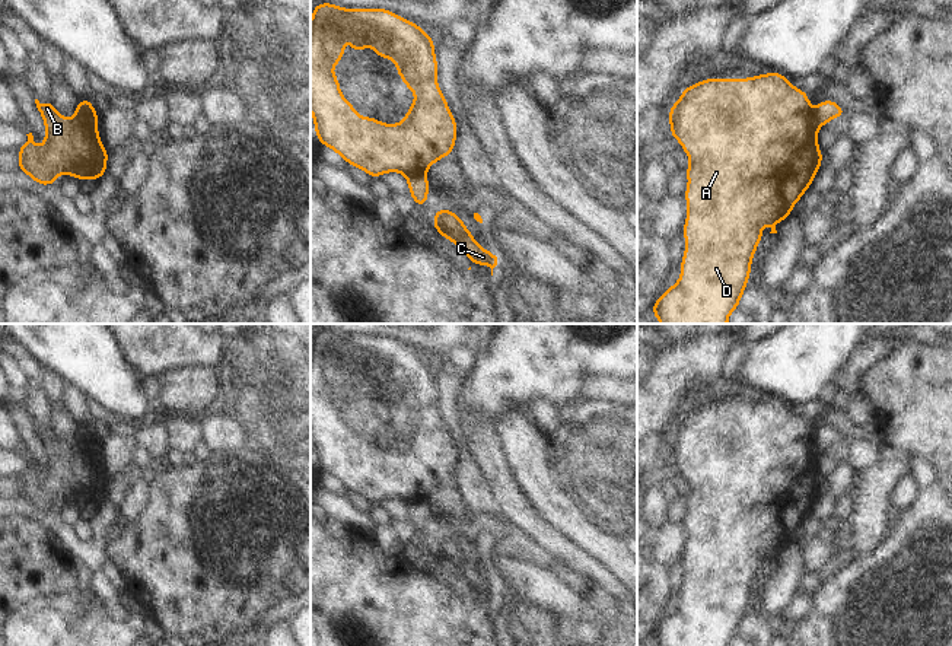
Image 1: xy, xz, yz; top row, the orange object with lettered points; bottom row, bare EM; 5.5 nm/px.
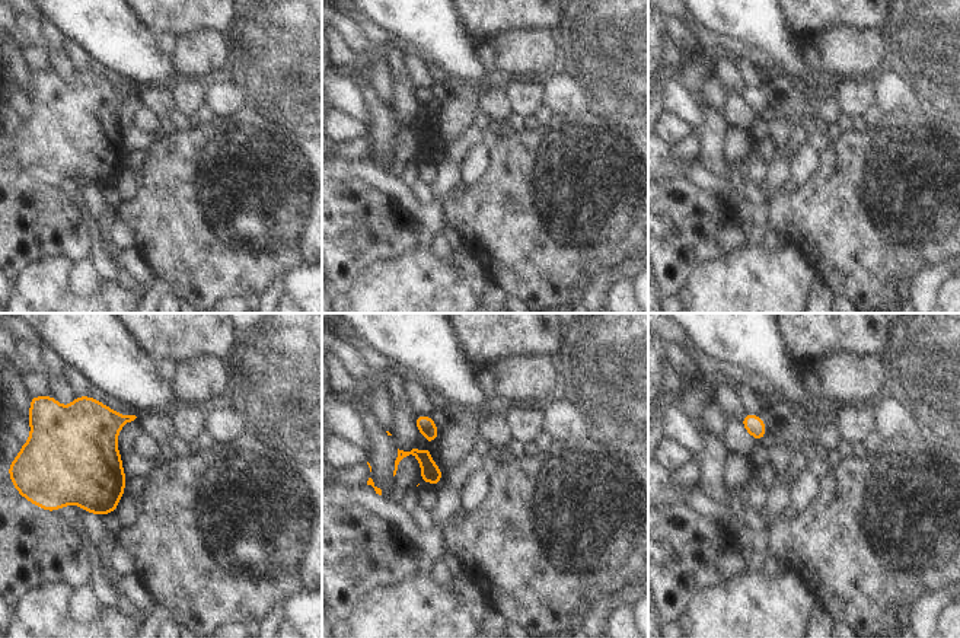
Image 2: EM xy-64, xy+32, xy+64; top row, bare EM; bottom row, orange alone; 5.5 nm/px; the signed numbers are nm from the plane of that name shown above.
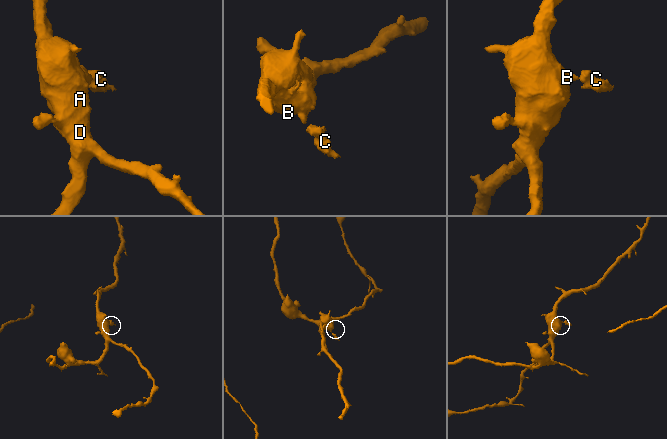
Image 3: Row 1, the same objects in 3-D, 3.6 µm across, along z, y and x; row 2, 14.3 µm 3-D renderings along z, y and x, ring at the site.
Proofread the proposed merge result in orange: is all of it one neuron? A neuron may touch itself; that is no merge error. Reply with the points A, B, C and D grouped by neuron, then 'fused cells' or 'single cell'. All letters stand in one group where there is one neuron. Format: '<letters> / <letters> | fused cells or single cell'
A B D / C | fused cells

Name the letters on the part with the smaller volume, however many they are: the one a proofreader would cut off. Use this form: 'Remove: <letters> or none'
Remove: C

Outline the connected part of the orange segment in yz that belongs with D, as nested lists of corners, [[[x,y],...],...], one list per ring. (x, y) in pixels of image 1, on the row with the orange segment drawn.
[[[764,73],[761,76],[752,76],[749,79],[704,79],[692,86],[688,86],[681,93],[676,104],[669,109],[669,134],[675,137],[682,150],[691,159],[691,165],[684,168],[688,176],[688,188],[684,192],[687,198],[687,220],[682,229],[685,236],[685,254],[681,265],[681,279],[669,289],[663,292],[652,305],[652,314],[659,319],[660,324],[727,324],[729,315],[739,308],[739,300],[746,289],[746,281],[751,276],[751,261],[757,251],[760,241],[764,233],[760,227],[767,223],[771,226],[770,233],[777,233],[776,223],[786,220],[790,216],[792,209],[799,198],[803,197],[805,191],[811,187],[824,155],[818,147],[818,130],[815,128],[814,111],[809,106],[809,95],[789,83],[783,73]]]

